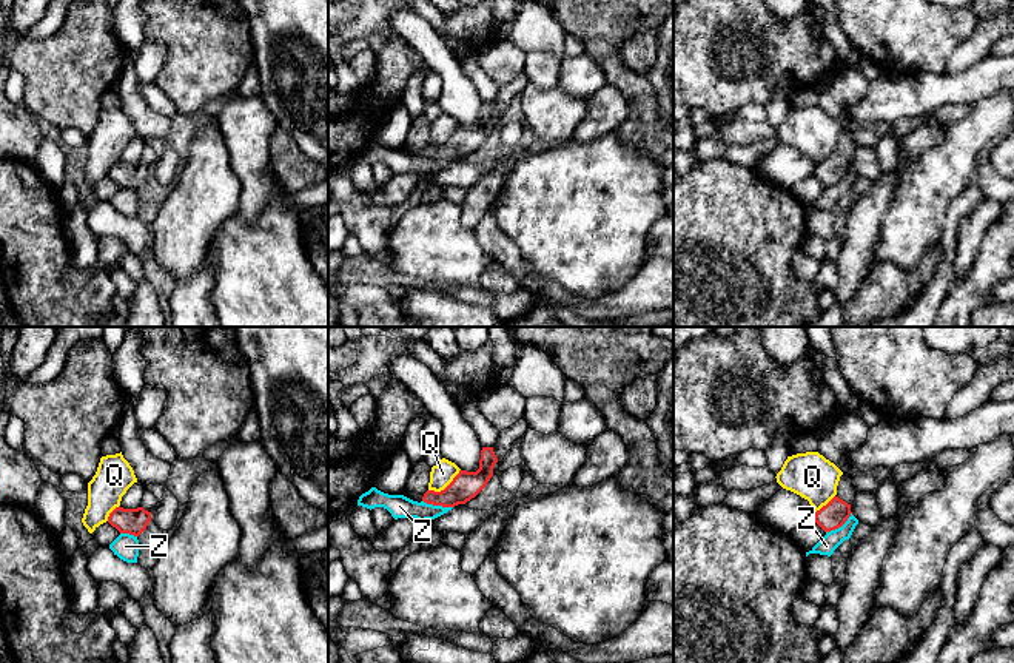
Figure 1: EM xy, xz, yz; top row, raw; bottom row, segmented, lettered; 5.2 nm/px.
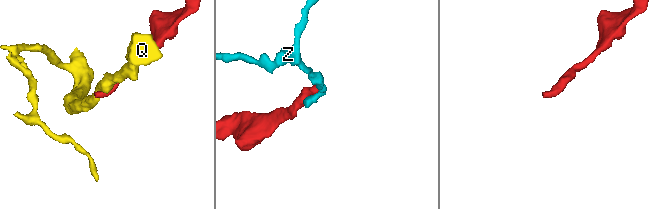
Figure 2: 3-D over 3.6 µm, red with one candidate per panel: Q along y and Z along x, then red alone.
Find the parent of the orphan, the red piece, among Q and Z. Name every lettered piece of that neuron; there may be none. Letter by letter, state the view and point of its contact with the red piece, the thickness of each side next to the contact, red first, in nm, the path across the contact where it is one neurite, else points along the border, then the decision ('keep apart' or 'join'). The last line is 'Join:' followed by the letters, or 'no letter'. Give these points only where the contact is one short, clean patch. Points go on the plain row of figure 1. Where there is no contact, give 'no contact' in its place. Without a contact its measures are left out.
Q: meets red in xz at (447, 141); 140 nm thick on the red side, 120 nm on the other; border along xz (459, 124), (443, 144), (429, 145); keep apart
Z: meets red in xz at (438, 159); 140 nm thick on the red side, 120 nm on the other; border along xz (423, 154), (452, 162); keep apart
Join: no letter

